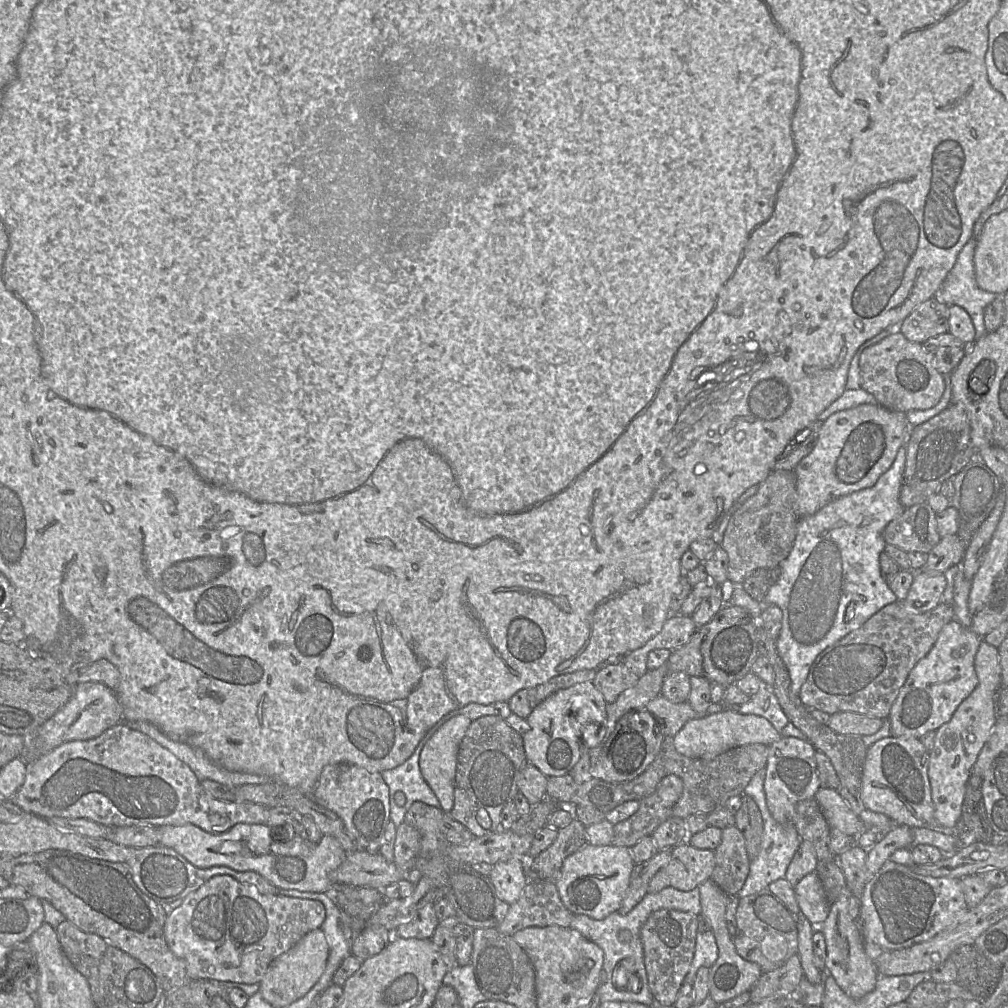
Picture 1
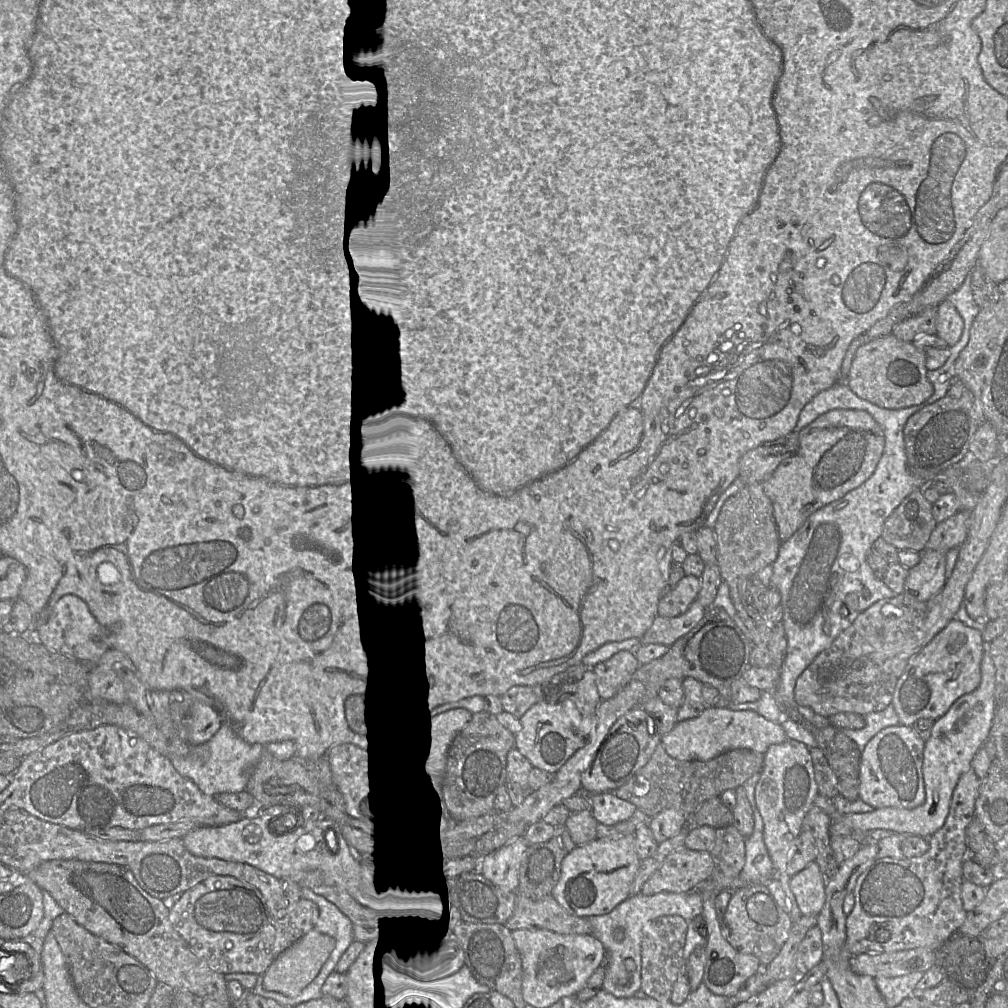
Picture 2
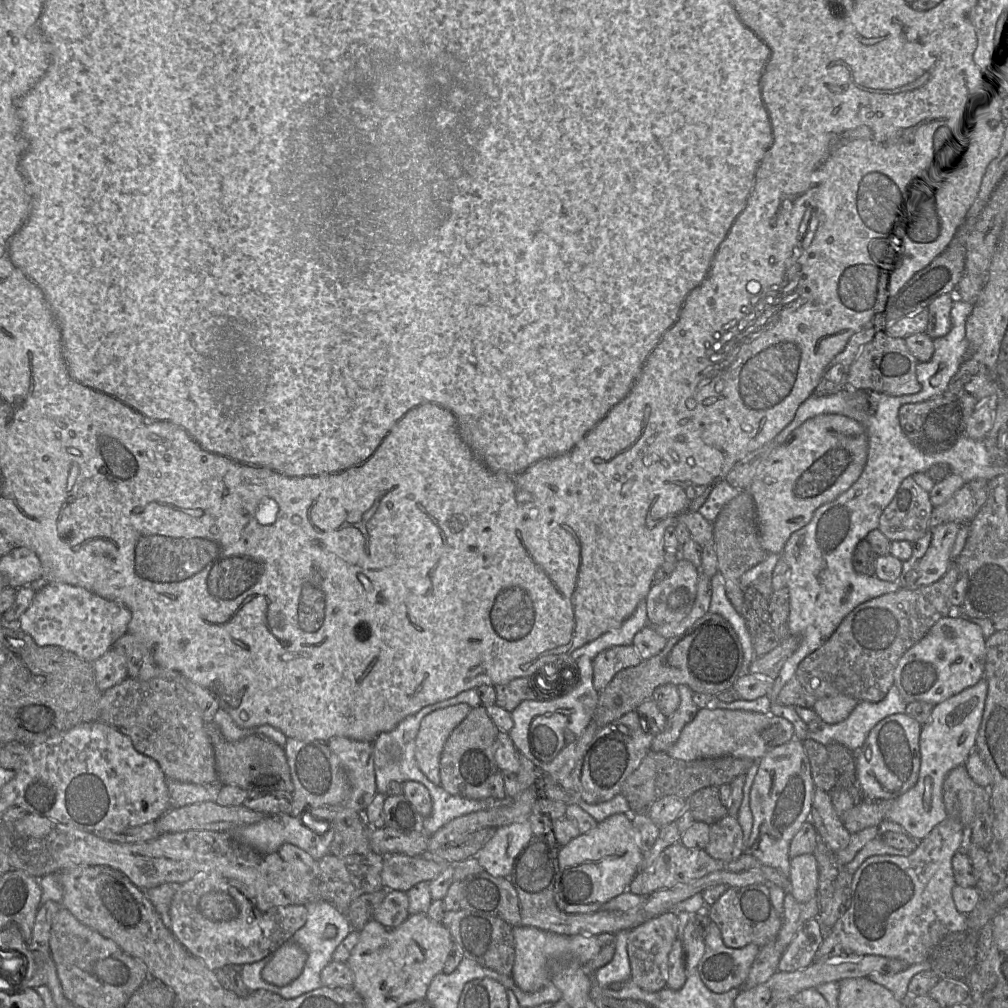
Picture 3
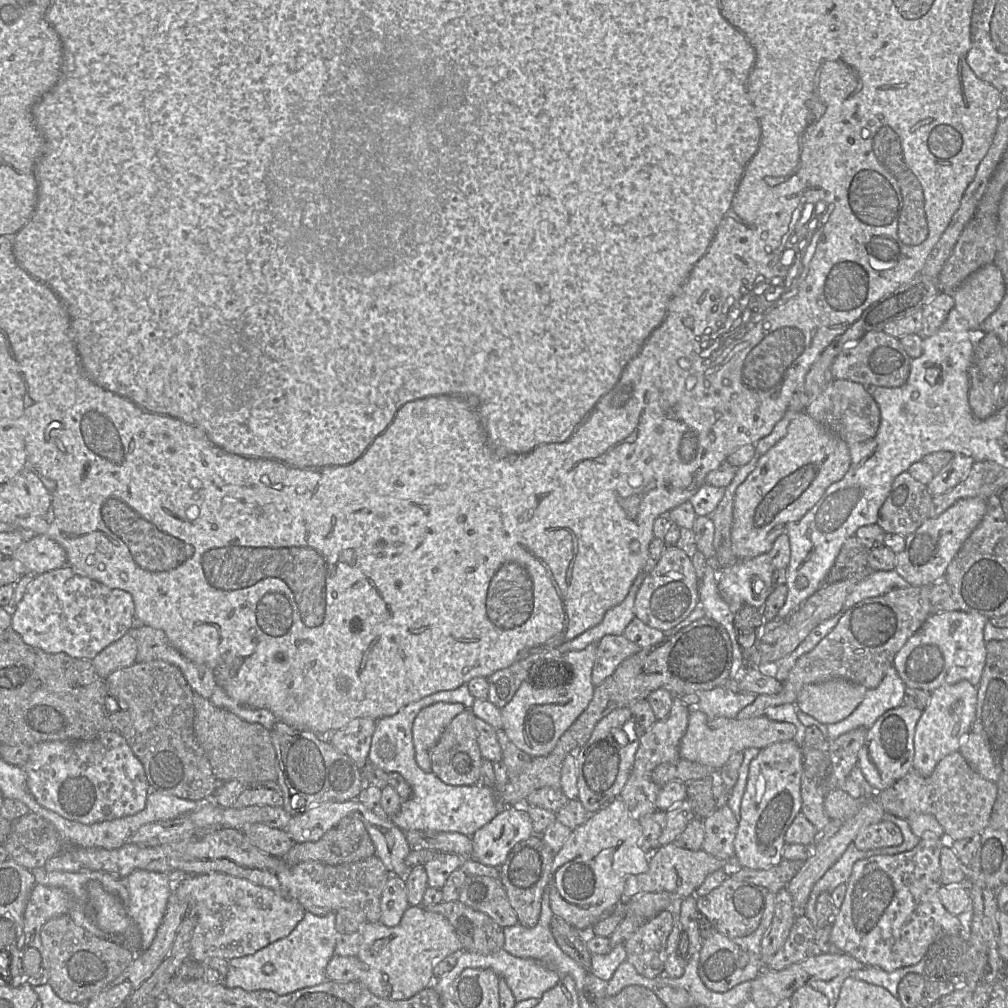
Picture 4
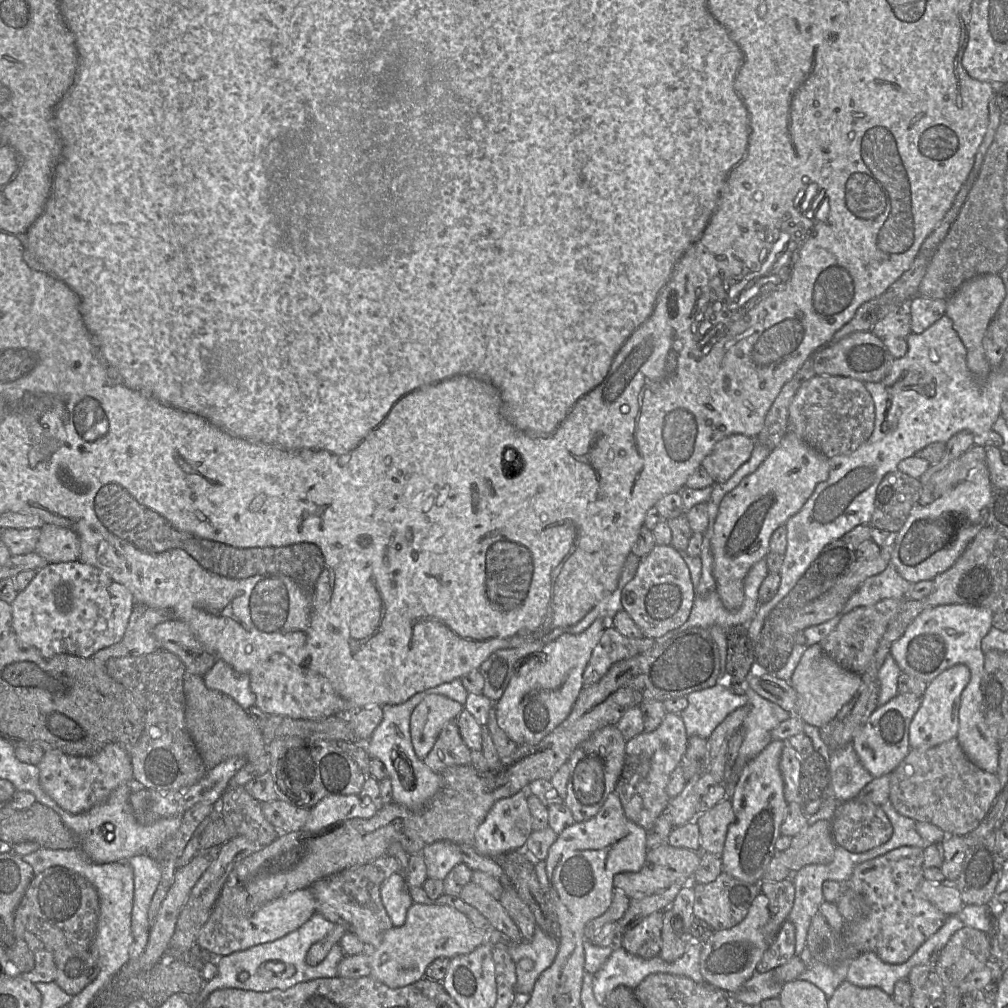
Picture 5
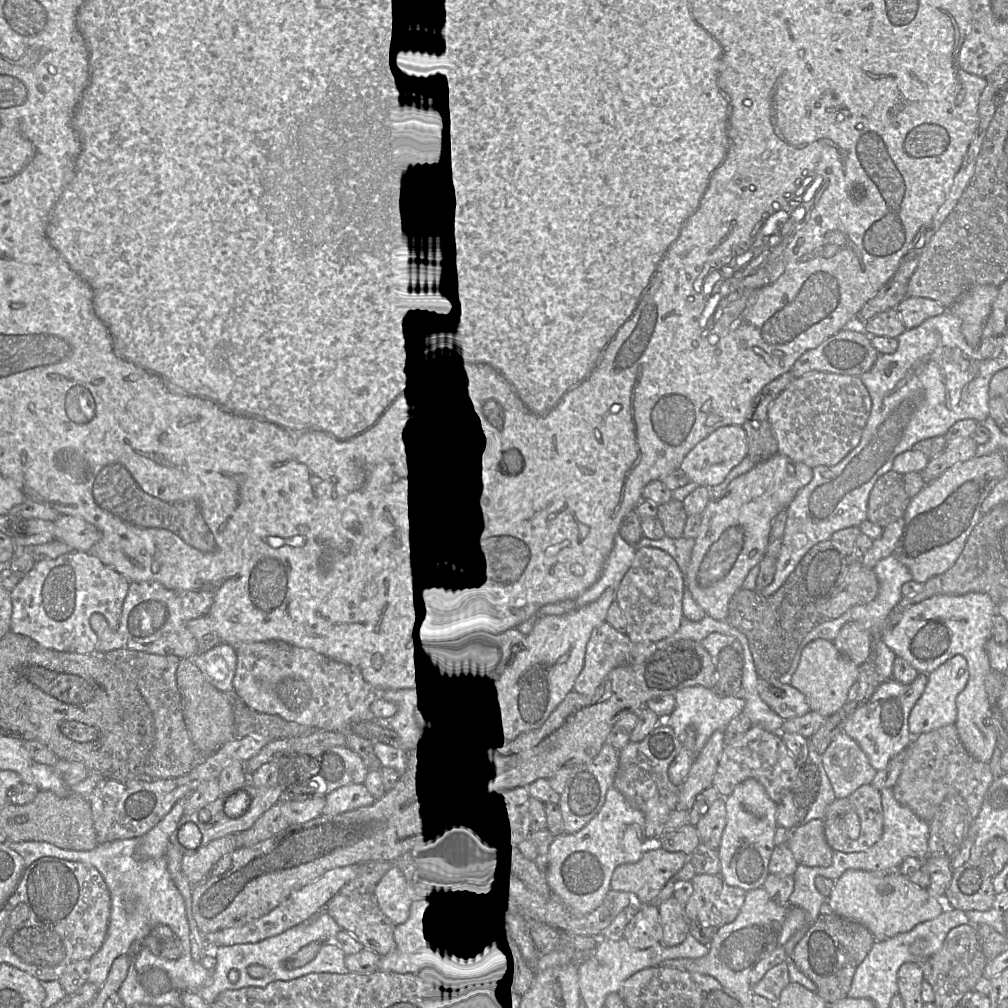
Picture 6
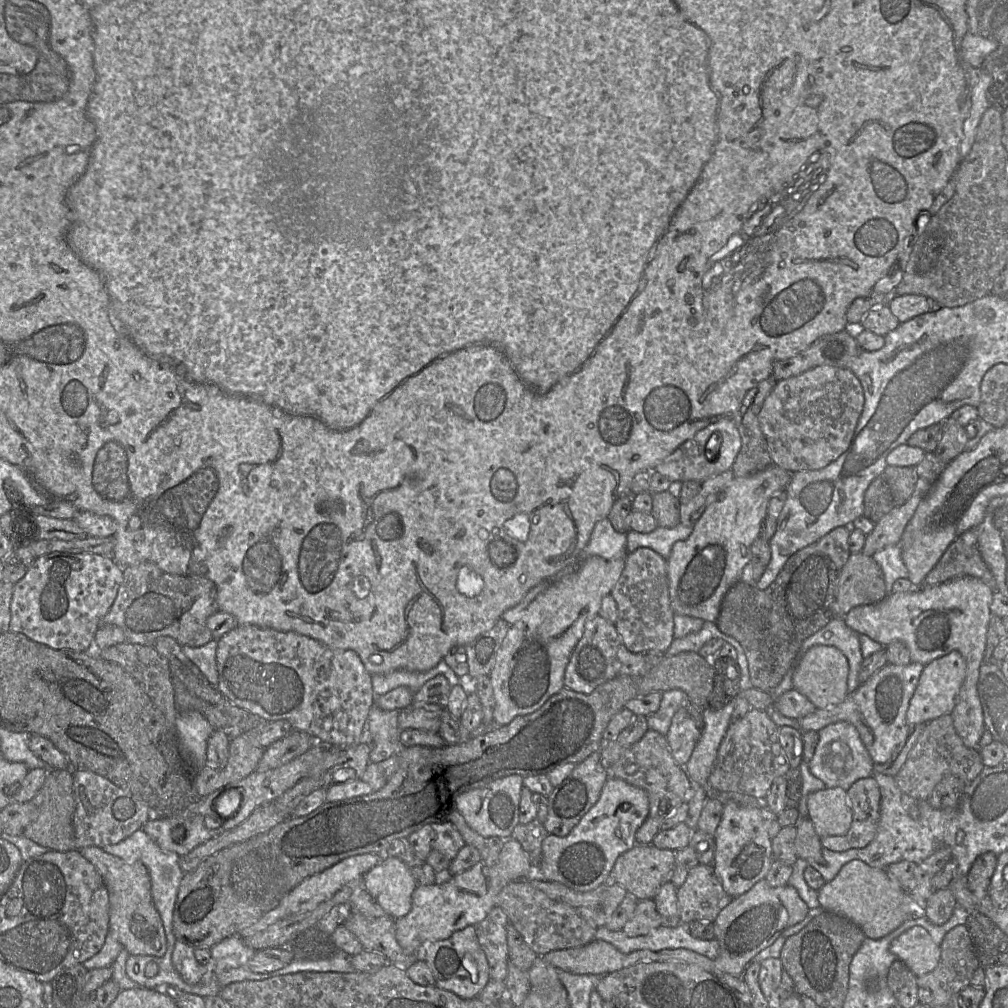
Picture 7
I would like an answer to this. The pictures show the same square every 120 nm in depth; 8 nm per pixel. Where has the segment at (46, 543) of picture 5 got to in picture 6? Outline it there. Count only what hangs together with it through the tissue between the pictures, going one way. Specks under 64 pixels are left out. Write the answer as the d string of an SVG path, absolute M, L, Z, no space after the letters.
M60 515L55 521L55 540L67 544L72 551L89 552L101 539L101 532L81 517Z

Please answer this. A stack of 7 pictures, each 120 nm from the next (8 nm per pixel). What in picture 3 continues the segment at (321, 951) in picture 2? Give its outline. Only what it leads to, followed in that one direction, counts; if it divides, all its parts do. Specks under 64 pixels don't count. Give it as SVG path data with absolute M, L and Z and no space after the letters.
M287 941L272 954L262 970L262 978L276 986L286 986L300 976L306 960L304 949L293 941Z

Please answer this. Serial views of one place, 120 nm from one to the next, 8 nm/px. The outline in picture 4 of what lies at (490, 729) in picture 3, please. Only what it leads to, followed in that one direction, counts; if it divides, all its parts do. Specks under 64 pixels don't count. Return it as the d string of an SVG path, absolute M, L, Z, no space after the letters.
M471 709L458 714L447 725L439 741L430 751L432 772L448 785L472 786L480 783L483 757L478 744L475 718Z

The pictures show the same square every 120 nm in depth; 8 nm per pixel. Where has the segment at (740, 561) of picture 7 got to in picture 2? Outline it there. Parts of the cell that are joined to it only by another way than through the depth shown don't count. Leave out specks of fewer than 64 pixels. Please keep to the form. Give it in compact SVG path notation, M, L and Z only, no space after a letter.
M832 409L818 416L798 433L799 446L796 453L782 461L772 474L761 482L764 492L772 501L774 519L782 542L796 532L814 511L842 498L870 478L885 446L882 428L864 410Z

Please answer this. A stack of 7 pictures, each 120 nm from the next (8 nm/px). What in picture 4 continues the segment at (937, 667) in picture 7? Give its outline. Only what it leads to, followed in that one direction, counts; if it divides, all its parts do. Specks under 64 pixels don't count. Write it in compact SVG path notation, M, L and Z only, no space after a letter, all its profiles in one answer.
M967 680L943 685L931 693L931 698L922 711L914 734L913 770L927 777L947 755L959 751L963 738L971 731L976 716L977 687Z

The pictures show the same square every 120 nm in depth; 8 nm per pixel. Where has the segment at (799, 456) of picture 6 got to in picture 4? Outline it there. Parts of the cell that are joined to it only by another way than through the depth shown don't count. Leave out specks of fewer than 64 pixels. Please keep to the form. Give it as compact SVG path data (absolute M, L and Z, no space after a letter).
M834 379L805 407L805 412L848 445L873 438L880 423L880 410L875 400L862 384L850 380Z

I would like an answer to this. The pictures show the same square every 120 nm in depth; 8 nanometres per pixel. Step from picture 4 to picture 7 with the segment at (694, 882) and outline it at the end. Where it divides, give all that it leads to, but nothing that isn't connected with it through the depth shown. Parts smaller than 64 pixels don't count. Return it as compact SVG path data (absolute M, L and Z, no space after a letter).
M636 844L617 858L604 884L621 885L636 900L653 899L662 884L669 879L675 866L674 850L659 849L652 844Z

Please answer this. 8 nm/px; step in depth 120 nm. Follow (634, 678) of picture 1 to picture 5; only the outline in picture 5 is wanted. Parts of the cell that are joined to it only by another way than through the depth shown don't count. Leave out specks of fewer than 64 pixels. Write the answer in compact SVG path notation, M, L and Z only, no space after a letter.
M609 623L594 647L584 670L584 686L600 681L614 663L641 654L651 649L655 644L654 638L626 637Z

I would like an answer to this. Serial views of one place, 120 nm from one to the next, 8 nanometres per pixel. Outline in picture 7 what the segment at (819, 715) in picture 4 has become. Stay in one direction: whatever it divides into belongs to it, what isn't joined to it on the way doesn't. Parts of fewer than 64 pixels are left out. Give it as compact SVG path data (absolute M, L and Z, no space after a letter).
M814 645L805 654L795 672L793 687L806 696L817 709L842 703L848 696L849 664L845 655L834 646Z

